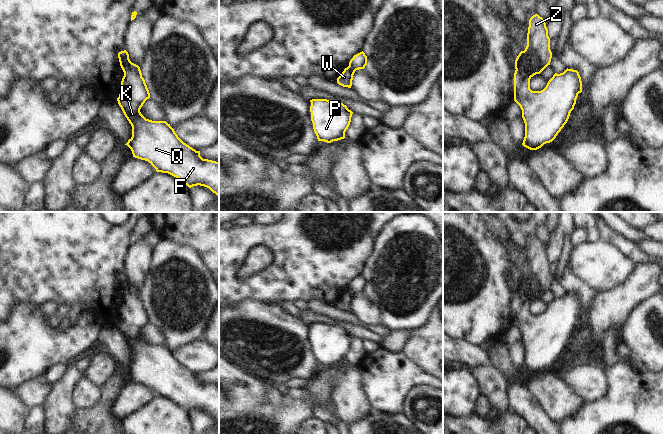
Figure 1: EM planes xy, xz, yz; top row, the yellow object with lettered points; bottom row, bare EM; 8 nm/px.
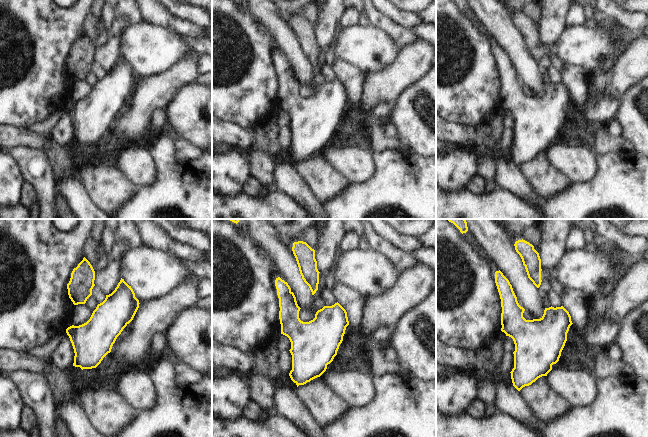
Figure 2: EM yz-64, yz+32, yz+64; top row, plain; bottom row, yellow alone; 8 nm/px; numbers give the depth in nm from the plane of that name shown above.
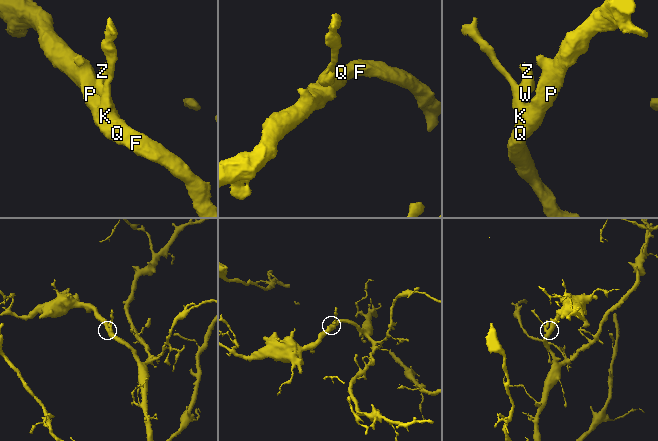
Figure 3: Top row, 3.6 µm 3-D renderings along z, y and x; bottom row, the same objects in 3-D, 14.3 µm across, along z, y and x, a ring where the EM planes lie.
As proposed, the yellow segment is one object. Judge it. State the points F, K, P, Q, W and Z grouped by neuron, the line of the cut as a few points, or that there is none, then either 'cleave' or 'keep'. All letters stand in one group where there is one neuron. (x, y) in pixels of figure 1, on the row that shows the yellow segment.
F K P Q / W Z | yz (519, 54), (520, 68), (530, 77) | cleave

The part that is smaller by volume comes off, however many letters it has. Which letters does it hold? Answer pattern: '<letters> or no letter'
W, Z

